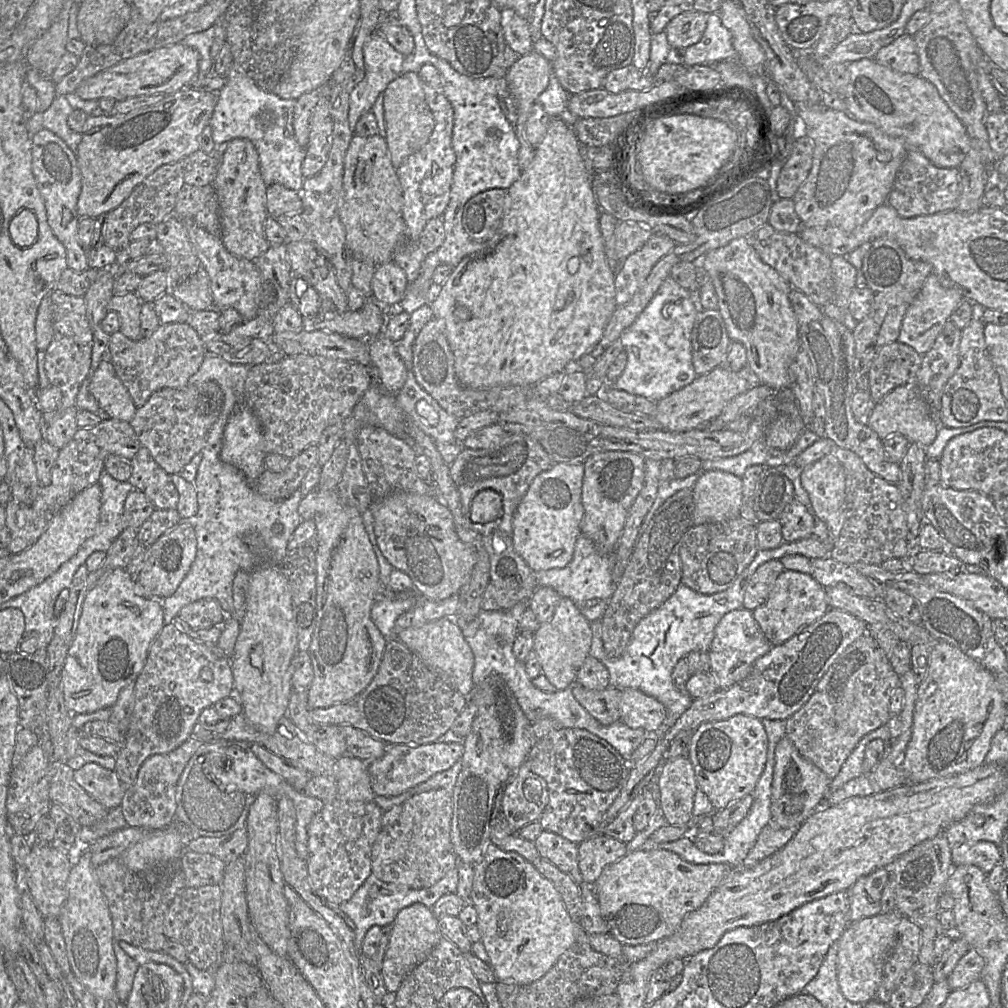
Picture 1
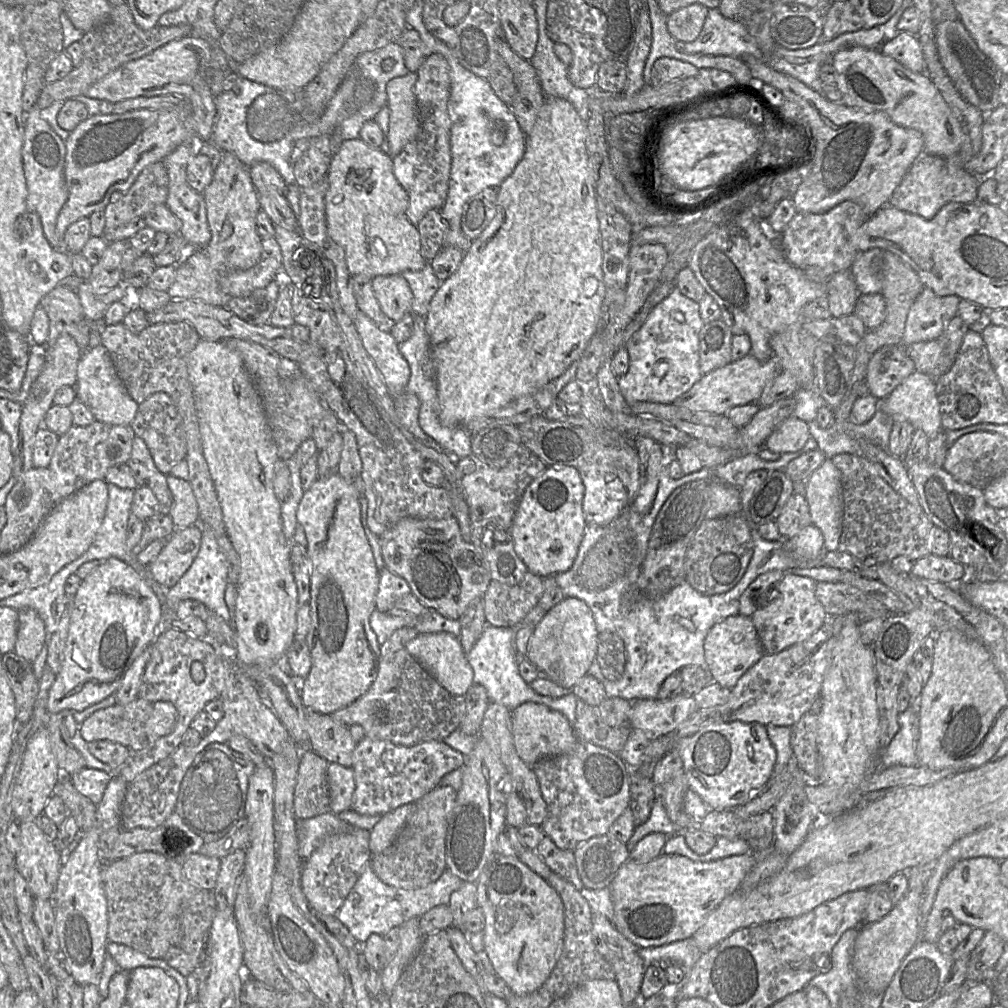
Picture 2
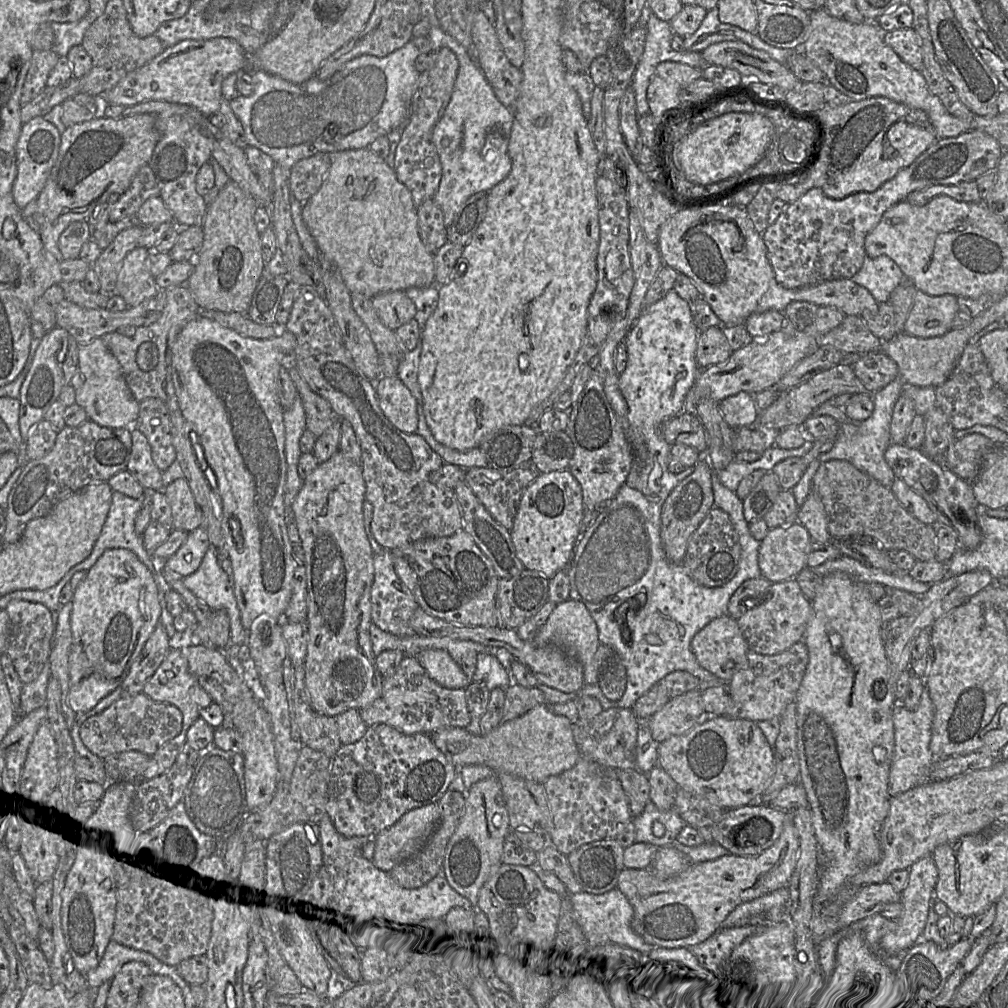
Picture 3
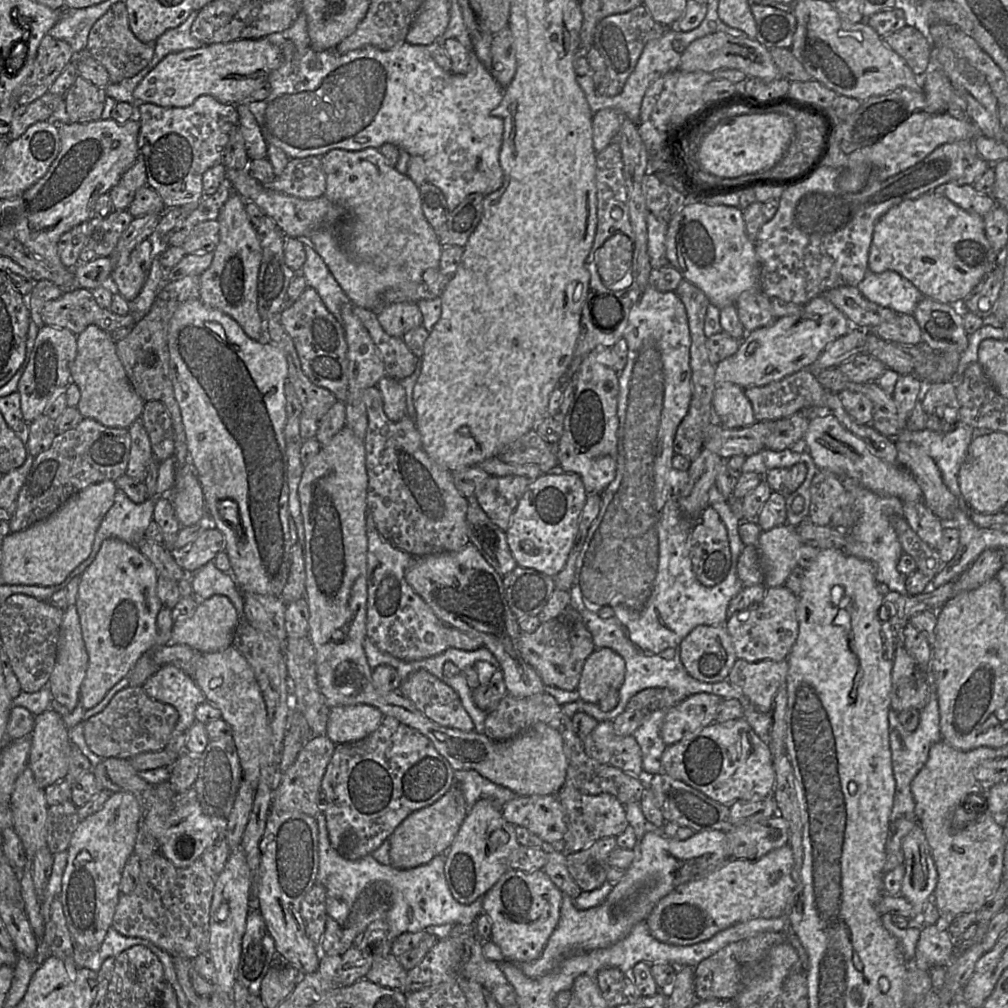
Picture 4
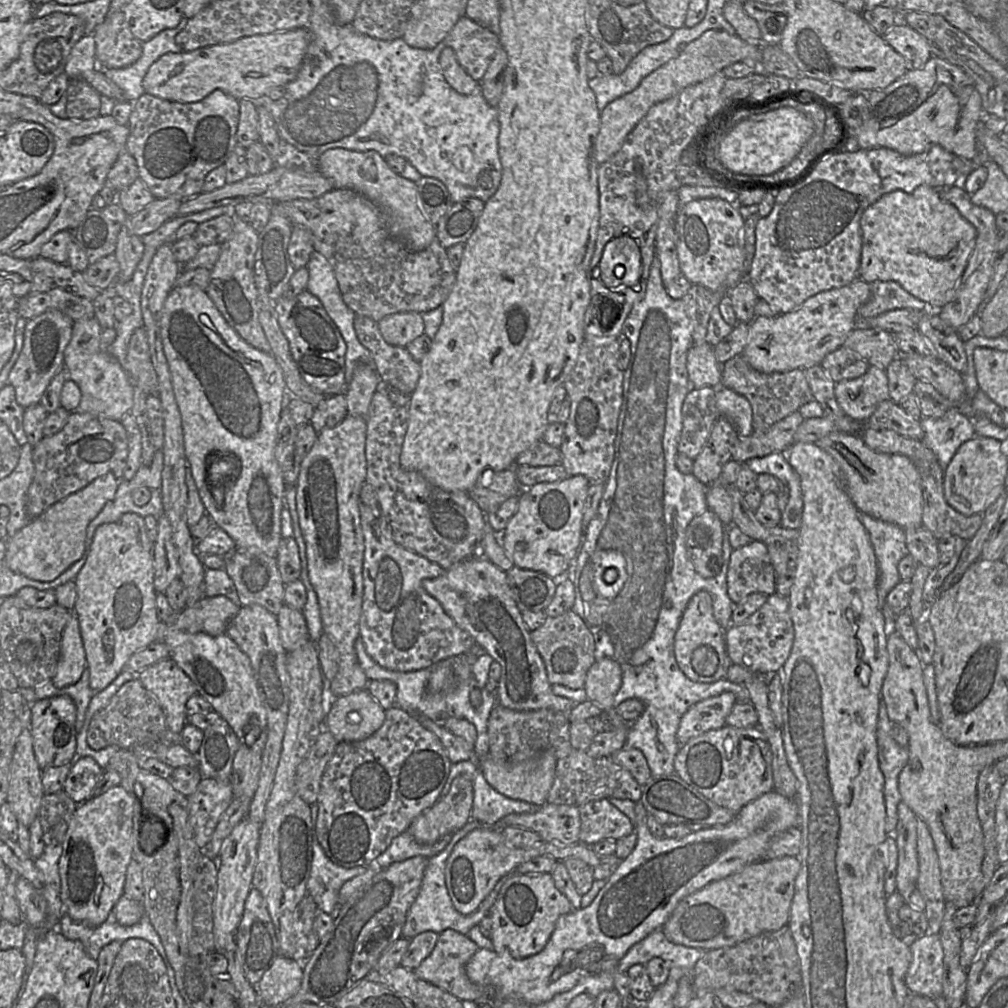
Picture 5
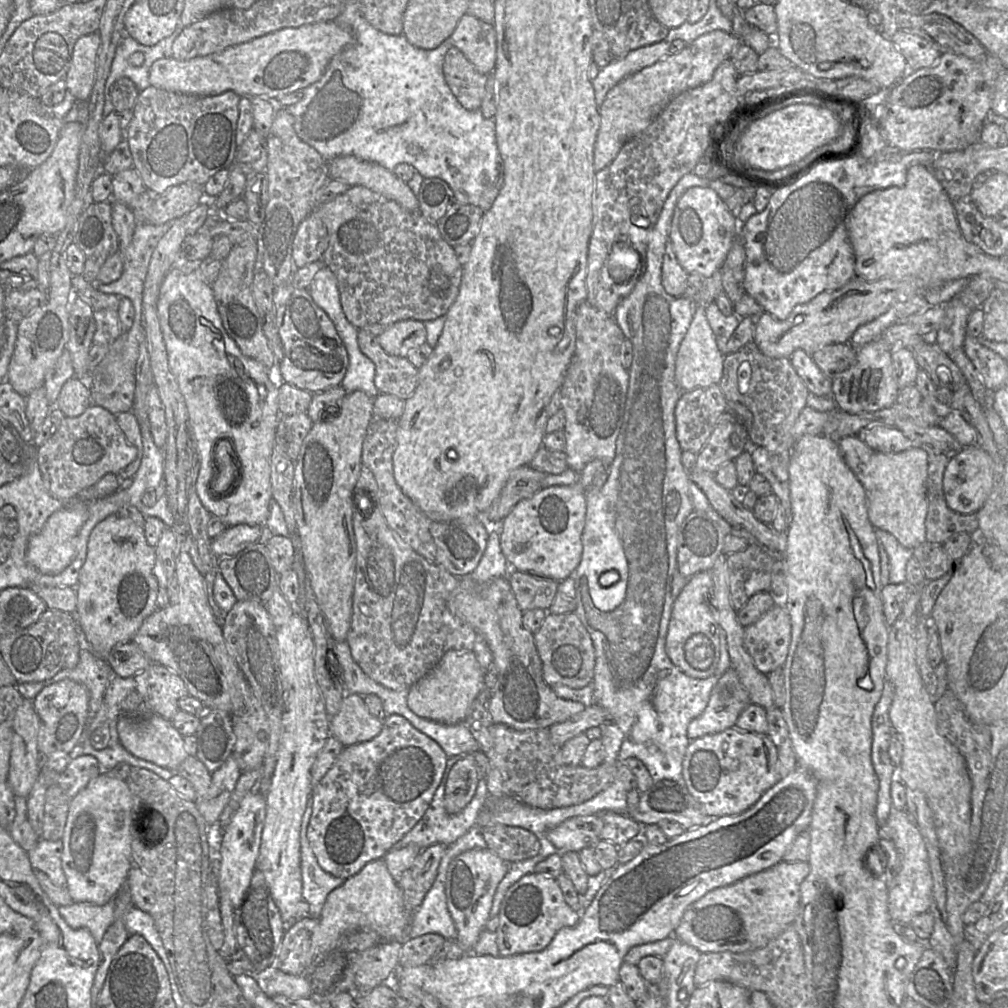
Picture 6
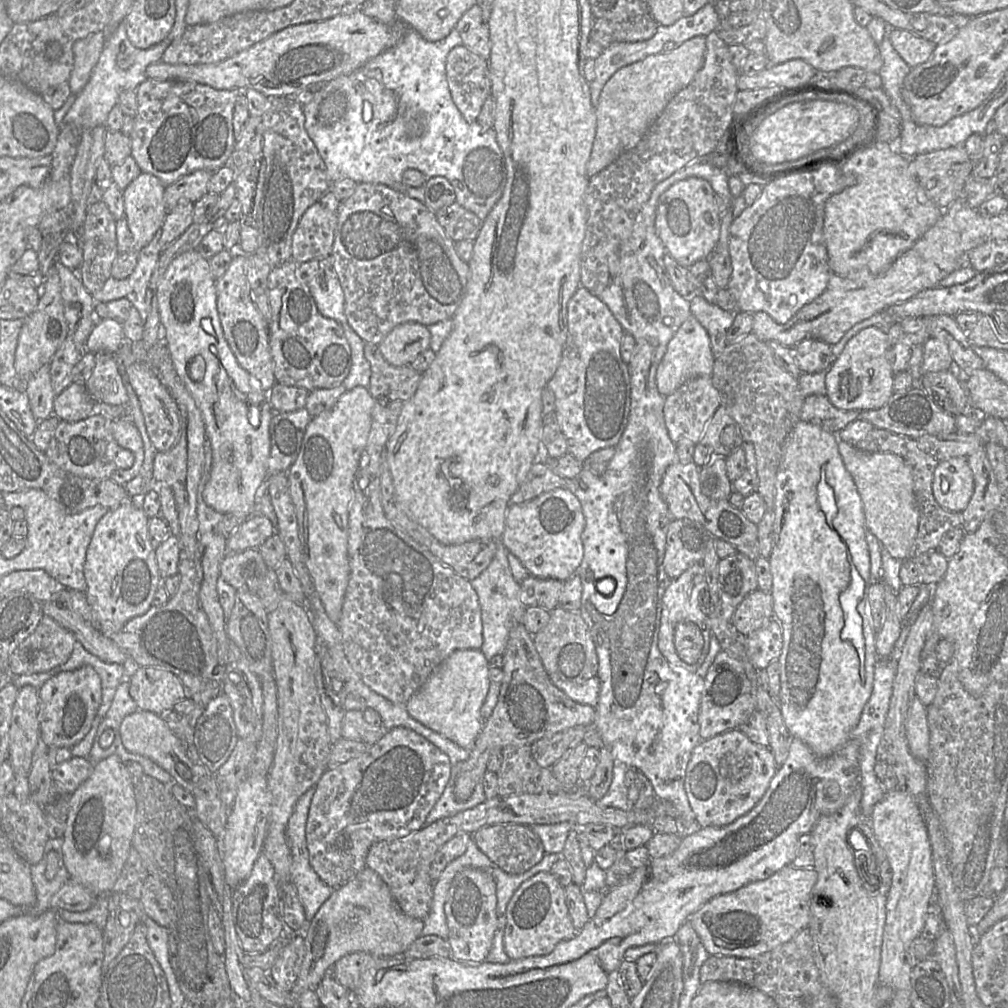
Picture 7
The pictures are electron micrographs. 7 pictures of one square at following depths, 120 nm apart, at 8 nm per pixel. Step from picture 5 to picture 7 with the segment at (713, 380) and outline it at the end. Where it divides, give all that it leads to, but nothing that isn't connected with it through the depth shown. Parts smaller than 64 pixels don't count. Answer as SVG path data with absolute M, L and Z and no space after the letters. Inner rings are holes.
M690 315L669 341L666 353L657 368L656 385L659 393L664 397L669 396L694 377L712 376L714 362L707 331L693 315Z

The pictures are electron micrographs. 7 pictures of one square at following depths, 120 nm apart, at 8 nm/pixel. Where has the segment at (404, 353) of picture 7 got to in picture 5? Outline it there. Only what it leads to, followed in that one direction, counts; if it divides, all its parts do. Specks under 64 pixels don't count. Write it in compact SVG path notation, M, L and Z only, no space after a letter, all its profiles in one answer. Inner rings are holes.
M399 312L378 322L383 339L392 346L406 347L424 333L424 322L418 312Z

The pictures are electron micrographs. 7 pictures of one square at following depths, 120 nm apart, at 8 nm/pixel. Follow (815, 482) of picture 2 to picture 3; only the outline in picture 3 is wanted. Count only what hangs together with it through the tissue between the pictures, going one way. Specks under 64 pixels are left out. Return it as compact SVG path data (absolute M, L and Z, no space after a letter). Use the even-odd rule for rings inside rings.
M811 490L807 499L800 507L797 522L806 528L812 540L827 544L832 541L827 528L827 517L819 495Z

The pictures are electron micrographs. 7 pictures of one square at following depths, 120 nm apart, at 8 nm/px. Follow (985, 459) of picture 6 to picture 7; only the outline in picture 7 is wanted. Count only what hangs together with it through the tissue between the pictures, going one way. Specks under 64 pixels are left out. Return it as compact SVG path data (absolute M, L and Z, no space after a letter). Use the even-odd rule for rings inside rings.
M967 457L940 461L934 471L932 491L943 509L959 513L964 511L974 493L974 476Z

